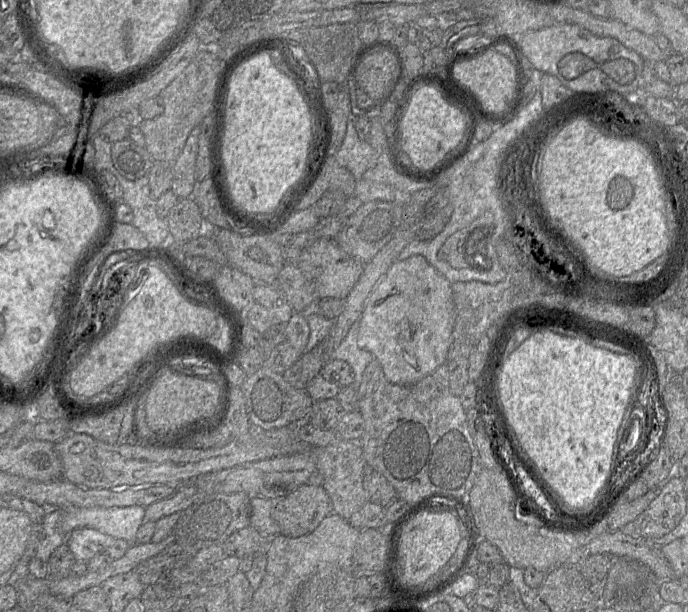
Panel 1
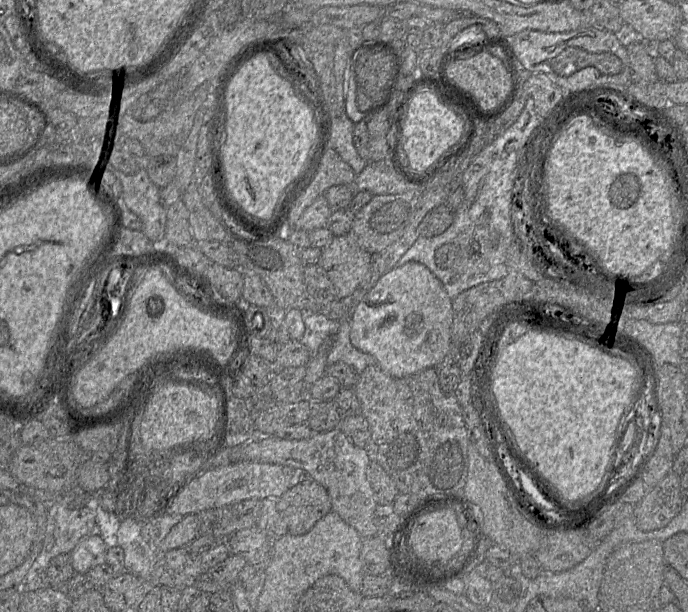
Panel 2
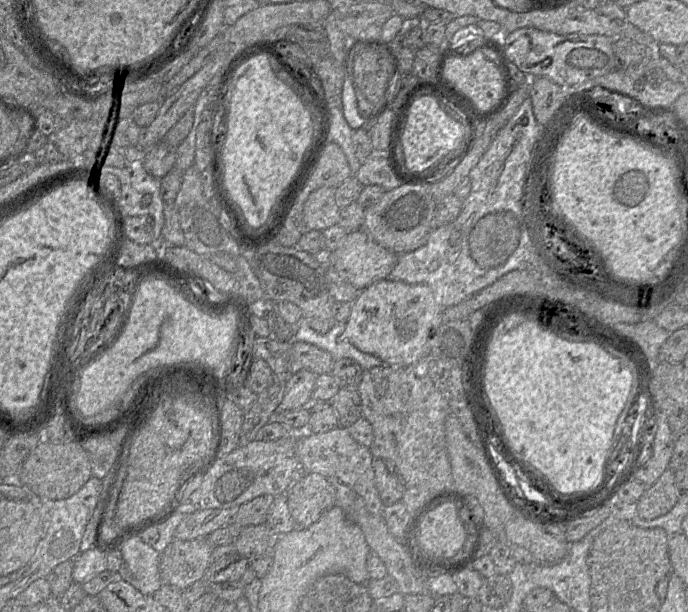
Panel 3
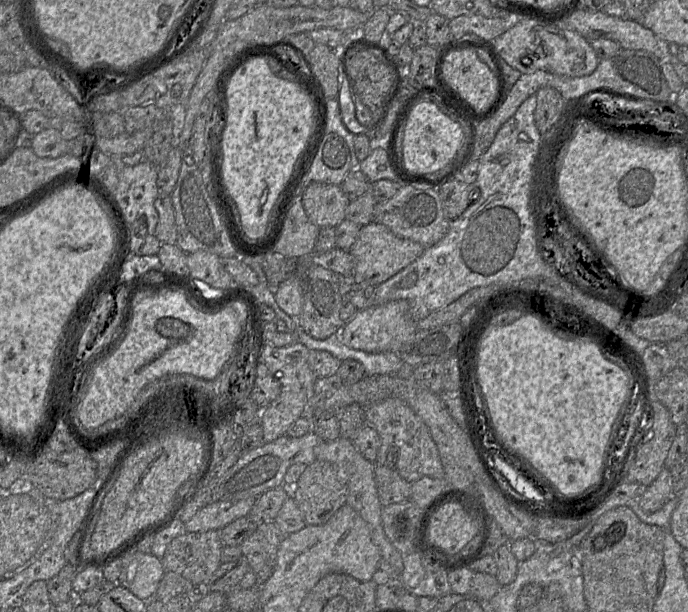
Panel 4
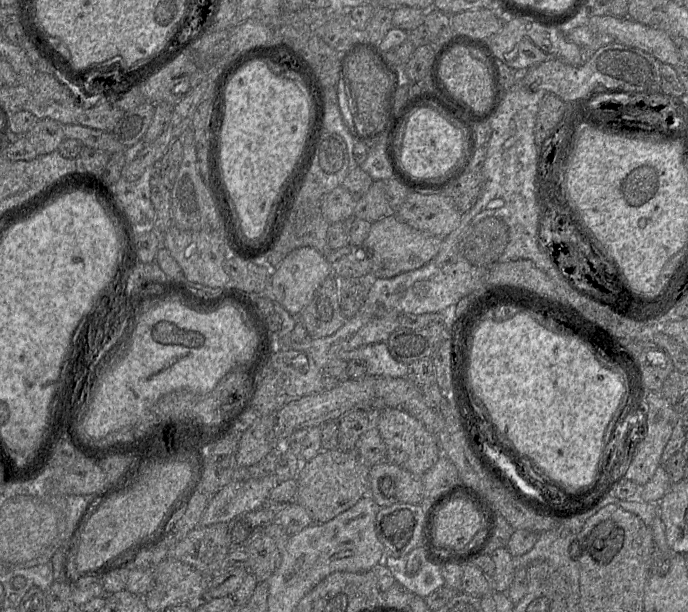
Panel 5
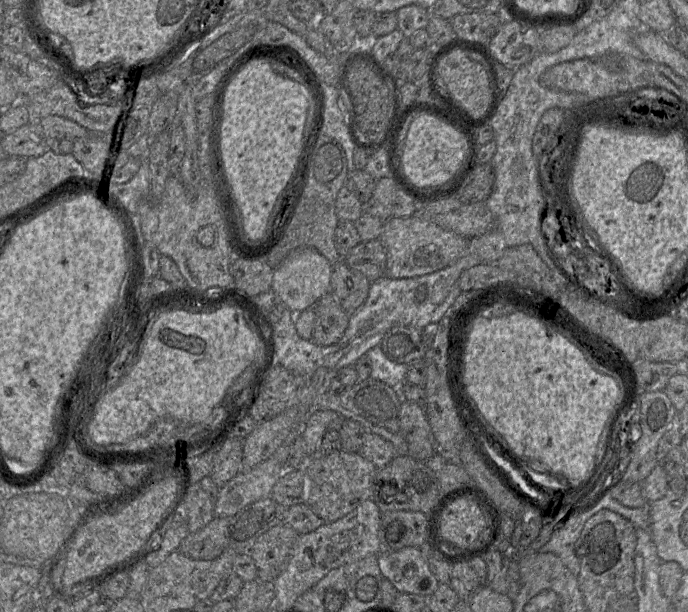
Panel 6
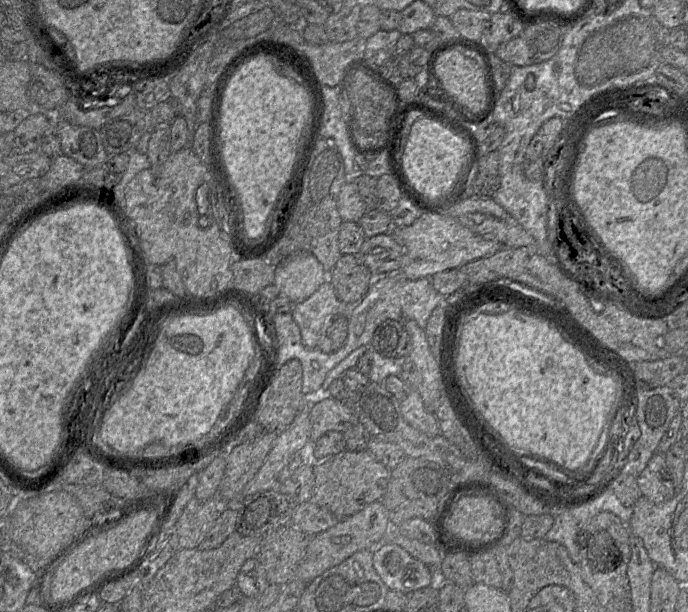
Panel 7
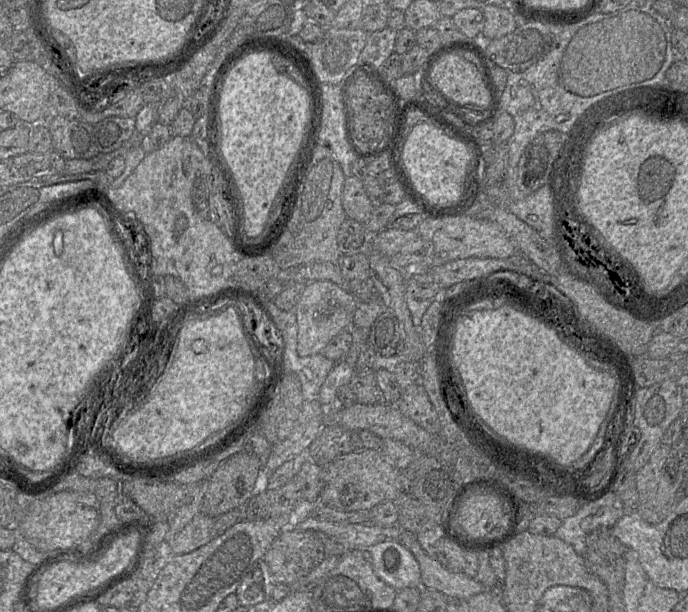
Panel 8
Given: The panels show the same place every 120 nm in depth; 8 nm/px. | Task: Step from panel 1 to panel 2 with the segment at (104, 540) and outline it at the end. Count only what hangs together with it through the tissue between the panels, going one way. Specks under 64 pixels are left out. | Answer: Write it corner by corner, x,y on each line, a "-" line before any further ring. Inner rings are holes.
98,533
82,538
70,553
75,573
86,574
91,568
106,562
108,543

